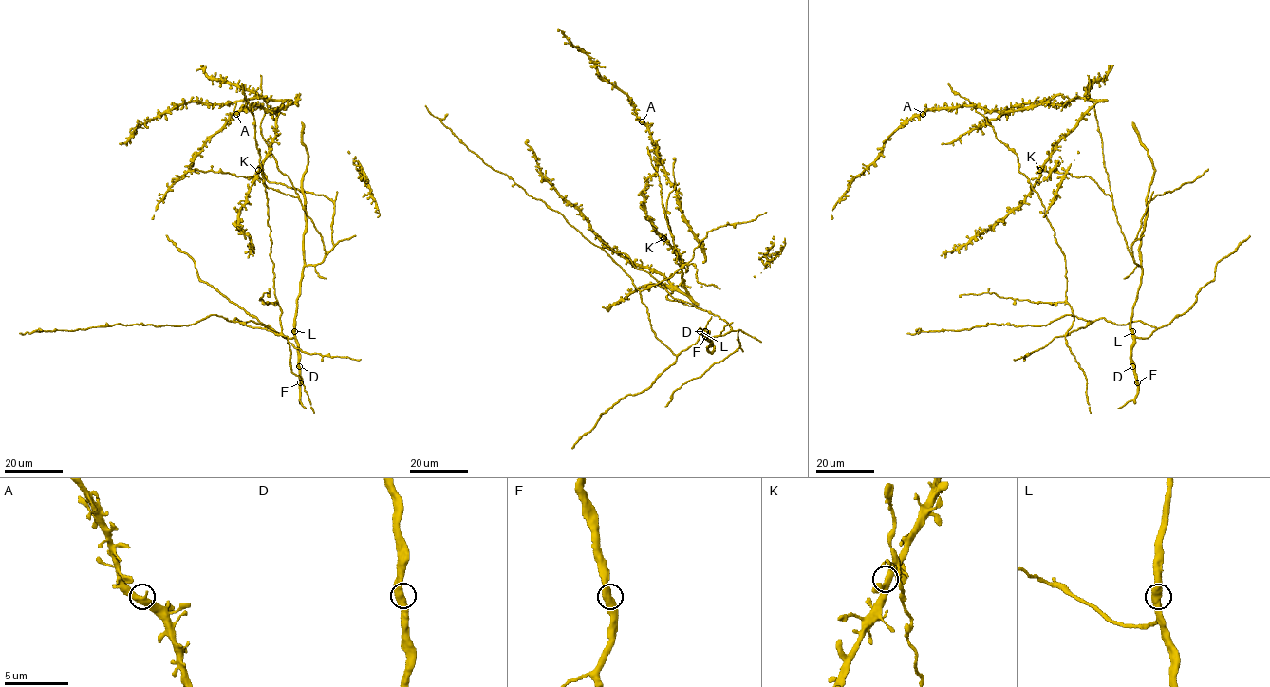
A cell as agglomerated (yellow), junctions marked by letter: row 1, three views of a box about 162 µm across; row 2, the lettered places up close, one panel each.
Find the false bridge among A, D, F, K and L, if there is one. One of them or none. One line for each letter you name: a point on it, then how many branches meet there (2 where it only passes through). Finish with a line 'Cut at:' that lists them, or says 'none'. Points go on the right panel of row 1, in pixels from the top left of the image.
Cut at: none

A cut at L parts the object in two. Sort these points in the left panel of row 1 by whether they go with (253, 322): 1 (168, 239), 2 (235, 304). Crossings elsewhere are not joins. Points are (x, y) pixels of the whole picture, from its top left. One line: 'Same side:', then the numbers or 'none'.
Same side: 1, 2

